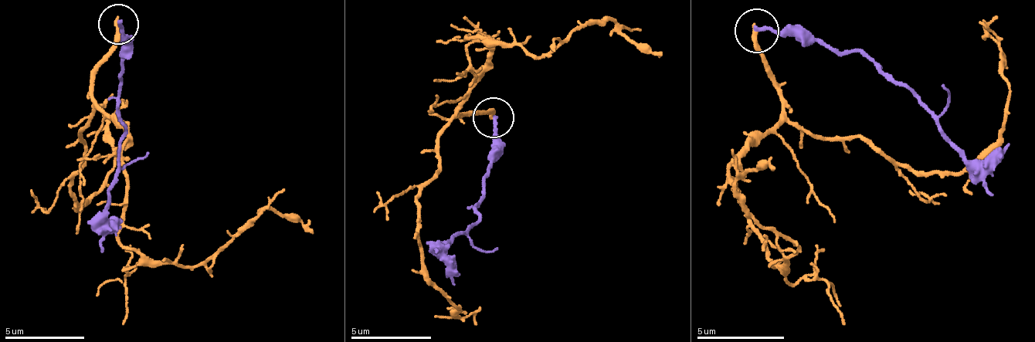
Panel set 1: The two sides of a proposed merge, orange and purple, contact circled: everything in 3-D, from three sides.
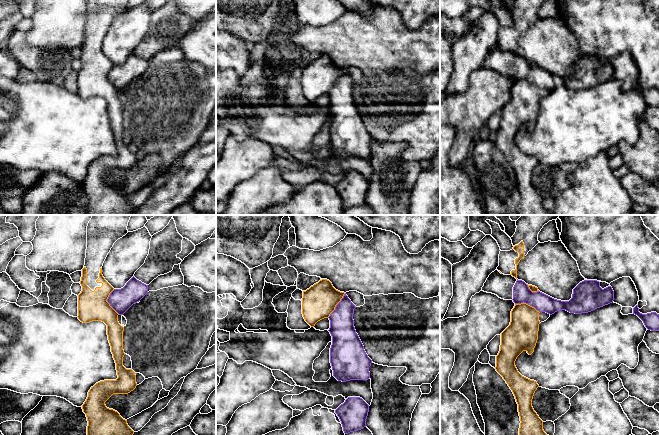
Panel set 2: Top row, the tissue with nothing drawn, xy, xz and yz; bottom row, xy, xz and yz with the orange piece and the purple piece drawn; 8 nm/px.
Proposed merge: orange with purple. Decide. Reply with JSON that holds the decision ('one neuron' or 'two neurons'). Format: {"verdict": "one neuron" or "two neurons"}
{"verdict": "two neurons"}

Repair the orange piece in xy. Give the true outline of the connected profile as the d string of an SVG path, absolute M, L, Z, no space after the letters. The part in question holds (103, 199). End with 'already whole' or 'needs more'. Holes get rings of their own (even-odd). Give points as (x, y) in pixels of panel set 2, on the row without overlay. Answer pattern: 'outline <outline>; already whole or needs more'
outline M88 0L87 2L87 25L80 57L82 67L78 71L77 93L83 99L102 97L107 101L108 116L118 151L116 156L104 156L96 159L88 168L88 173L82 181L88 197L88 215L133 215L134 210L134 207L128 202L127 196L123 195L117 187L109 185L105 181L105 178L113 170L128 170L137 162L135 148L123 142L123 133L125 131L123 126L124 103L118 98L119 90L107 78L114 64L102 51L102 42L108 29L114 19L128 9L127 2L128 0Z; needs more

